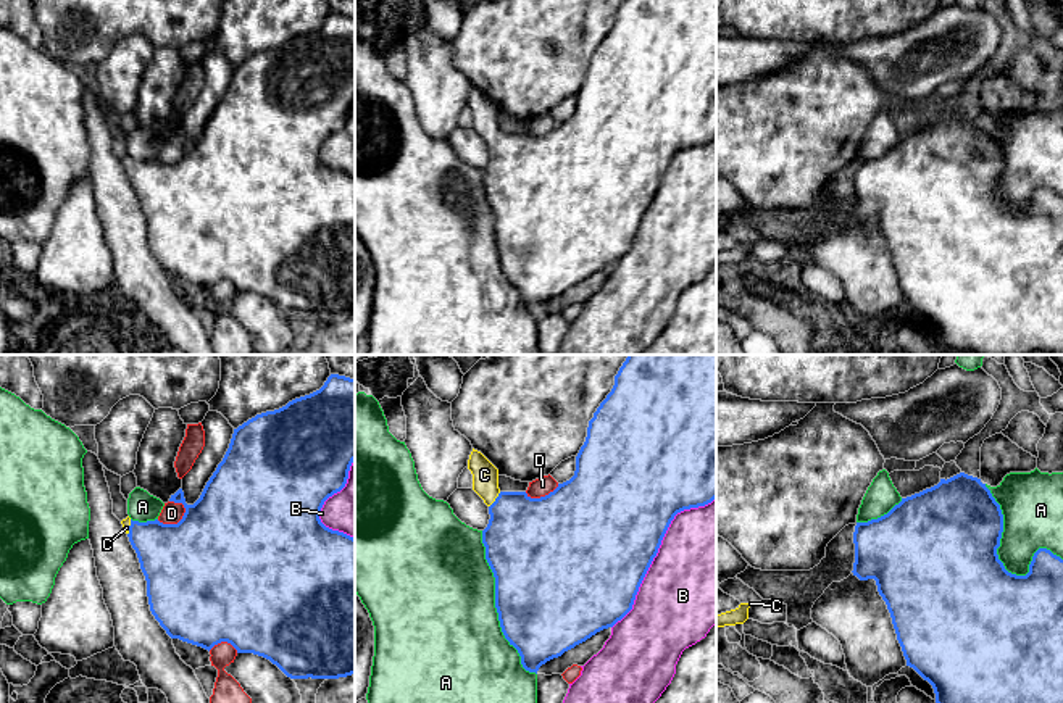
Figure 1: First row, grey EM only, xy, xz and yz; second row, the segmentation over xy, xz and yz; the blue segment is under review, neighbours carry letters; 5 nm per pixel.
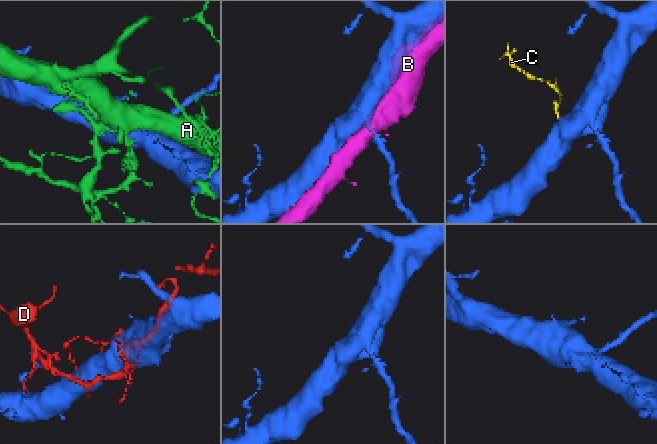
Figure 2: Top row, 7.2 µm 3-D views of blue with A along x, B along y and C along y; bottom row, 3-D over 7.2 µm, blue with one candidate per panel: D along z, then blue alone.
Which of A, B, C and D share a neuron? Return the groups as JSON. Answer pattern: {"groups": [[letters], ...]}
{"groups": [["A"], ["B"], ["C"], ["D"]]}

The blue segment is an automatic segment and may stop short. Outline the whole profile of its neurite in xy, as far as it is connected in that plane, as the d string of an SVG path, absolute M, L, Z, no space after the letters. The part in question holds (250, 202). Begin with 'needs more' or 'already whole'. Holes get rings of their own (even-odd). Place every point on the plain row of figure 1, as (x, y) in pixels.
needs more | M331 13L324 24L305 35L289 40L286 45L256 53L234 68L229 87L206 121L200 137L187 144L182 127L171 134L169 140L182 142L186 152L177 163L163 163L158 158L139 161L129 155L121 160L132 187L137 192L140 208L147 219L150 250L171 277L211 289L221 281L231 282L237 292L253 292L269 298L290 318L339 318L355 313L355 177L326 166L319 158L324 140L340 131L355 100L355 18Z

